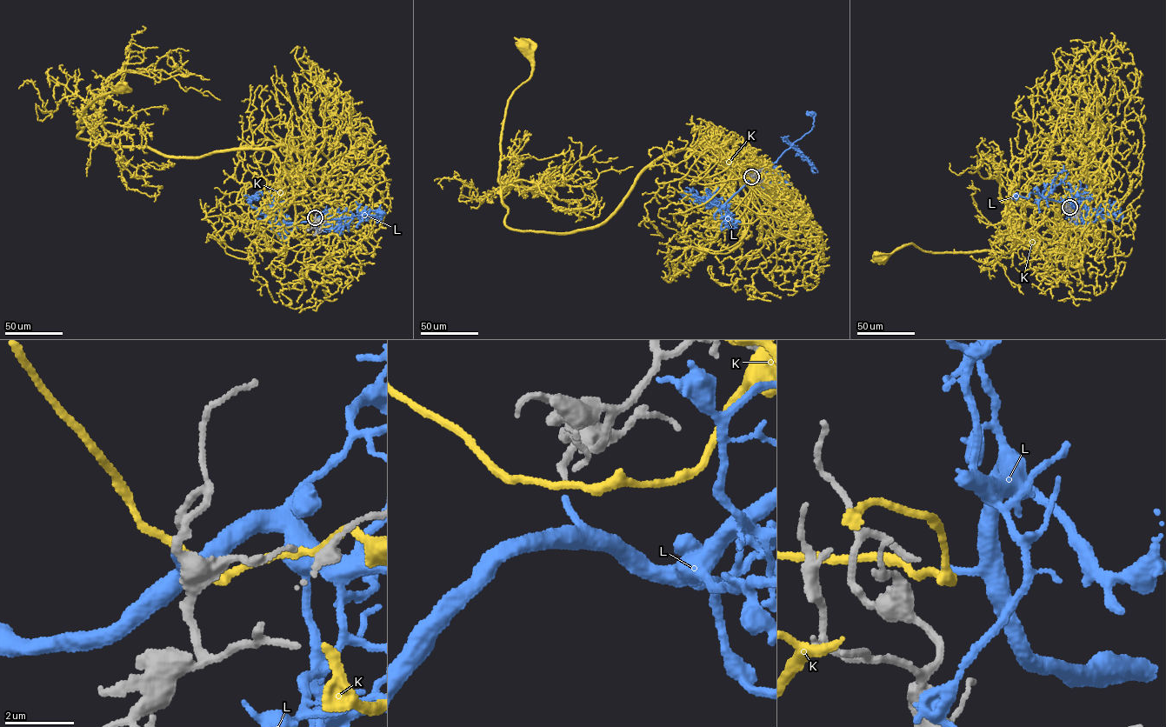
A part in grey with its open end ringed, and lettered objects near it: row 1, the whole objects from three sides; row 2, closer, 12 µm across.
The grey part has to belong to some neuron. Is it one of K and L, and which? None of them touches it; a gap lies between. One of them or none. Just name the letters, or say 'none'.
L

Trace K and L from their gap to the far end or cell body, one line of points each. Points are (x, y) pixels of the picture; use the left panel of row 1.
K: (315, 218), (268, 150), (188, 158), (77, 136), (85, 107), (125, 89), (119, 88)
L: (315, 218), (342, 218), (368, 214), (377, 215), (381, 220), (383, 214), (382, 214)

